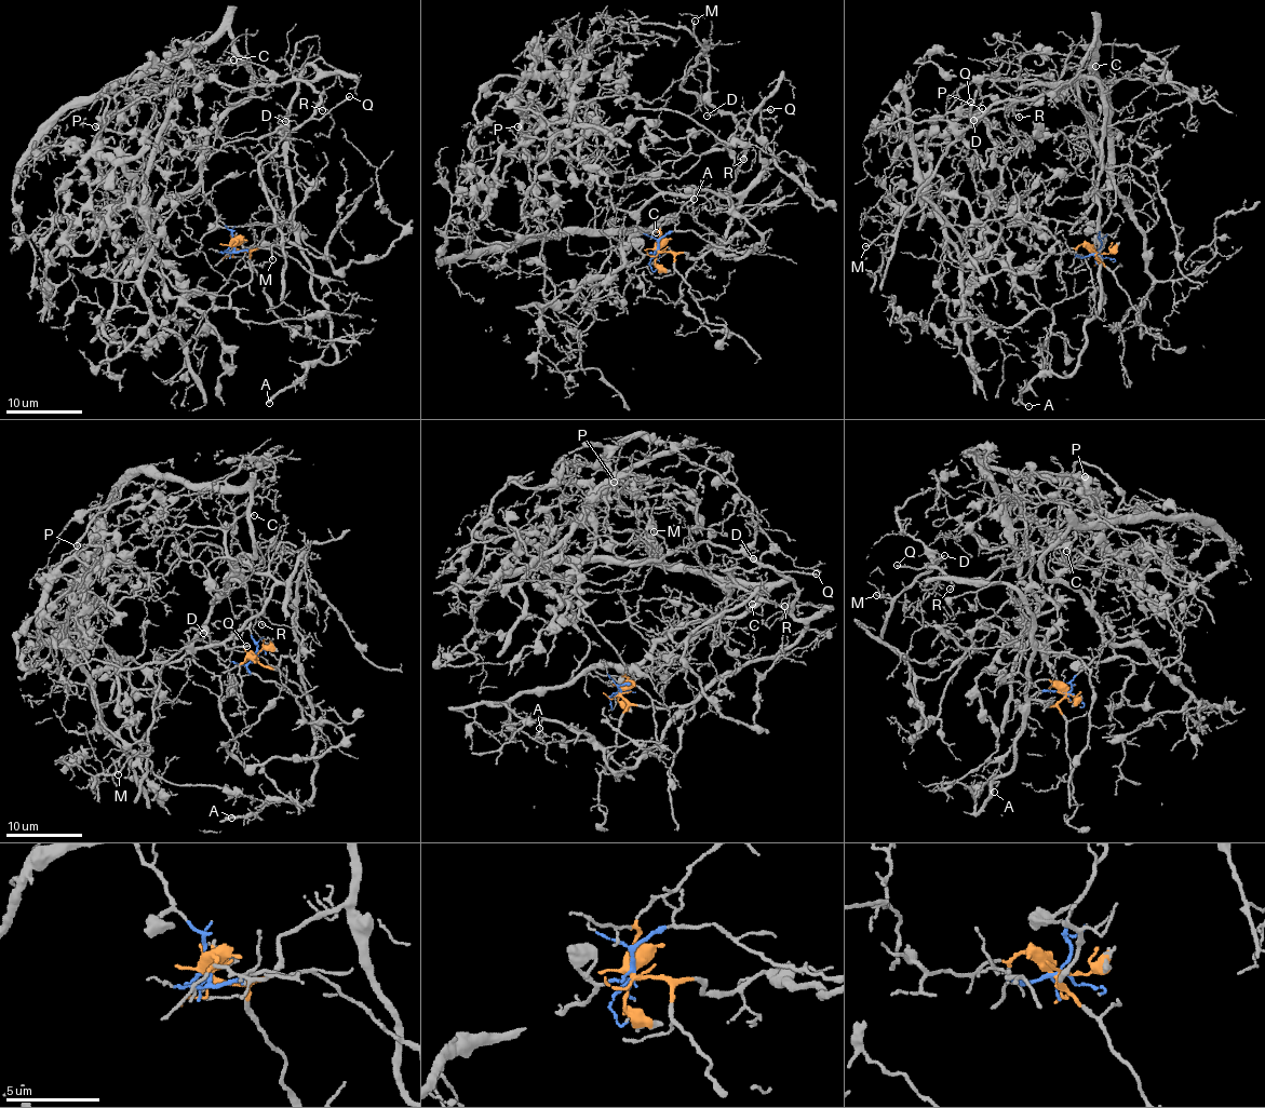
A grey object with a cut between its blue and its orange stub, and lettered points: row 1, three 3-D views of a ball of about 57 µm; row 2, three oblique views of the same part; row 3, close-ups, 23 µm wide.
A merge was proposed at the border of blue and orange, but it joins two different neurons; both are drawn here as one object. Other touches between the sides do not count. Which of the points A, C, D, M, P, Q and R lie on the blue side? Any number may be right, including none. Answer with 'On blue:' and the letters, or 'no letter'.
On blue: P

